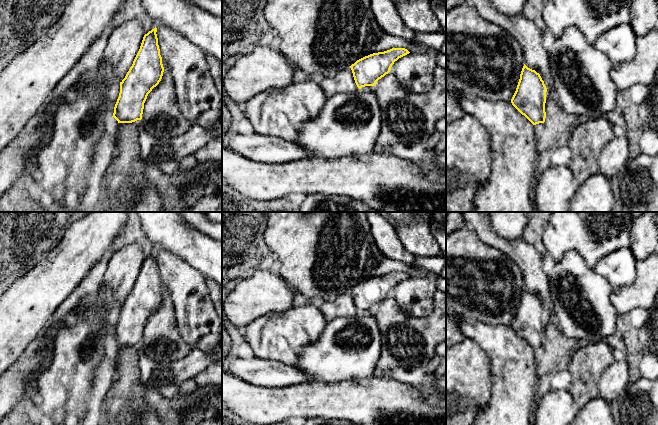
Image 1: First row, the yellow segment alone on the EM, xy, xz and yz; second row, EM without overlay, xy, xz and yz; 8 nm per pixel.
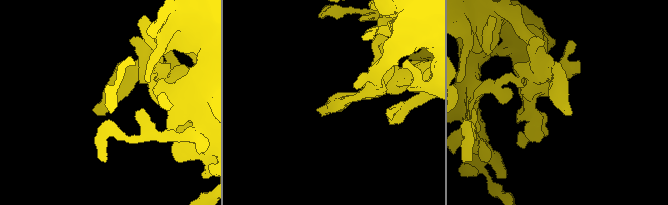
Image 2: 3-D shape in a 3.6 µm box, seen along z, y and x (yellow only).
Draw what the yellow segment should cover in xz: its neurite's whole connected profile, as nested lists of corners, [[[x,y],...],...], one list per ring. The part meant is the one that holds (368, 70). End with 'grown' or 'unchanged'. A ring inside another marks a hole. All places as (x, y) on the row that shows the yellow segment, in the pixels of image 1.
[[[392,48],[370,54],[335,75],[323,77],[319,85],[326,98],[339,93],[354,93],[365,86],[375,86],[379,79],[390,72],[395,61],[409,53],[405,48]]]; grown

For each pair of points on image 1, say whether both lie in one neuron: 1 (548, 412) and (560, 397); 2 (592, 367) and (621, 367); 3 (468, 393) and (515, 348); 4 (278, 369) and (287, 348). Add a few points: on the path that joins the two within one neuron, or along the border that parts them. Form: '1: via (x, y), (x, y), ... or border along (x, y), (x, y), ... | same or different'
1: via (552, 408), (559, 401) | same
2: border along (614, 361), (603, 370), (599, 390) | different
3: border along (483, 350), (489, 361), (490, 396) | different
4: border along (258, 357), (282, 361), (294, 366) | different

